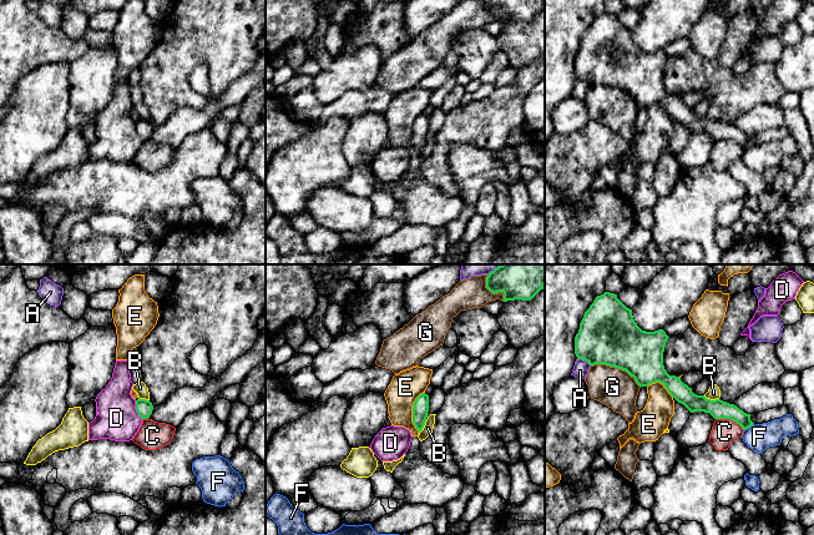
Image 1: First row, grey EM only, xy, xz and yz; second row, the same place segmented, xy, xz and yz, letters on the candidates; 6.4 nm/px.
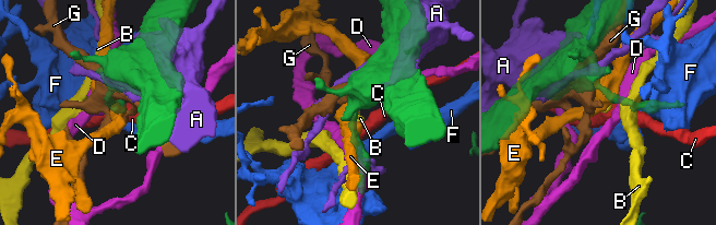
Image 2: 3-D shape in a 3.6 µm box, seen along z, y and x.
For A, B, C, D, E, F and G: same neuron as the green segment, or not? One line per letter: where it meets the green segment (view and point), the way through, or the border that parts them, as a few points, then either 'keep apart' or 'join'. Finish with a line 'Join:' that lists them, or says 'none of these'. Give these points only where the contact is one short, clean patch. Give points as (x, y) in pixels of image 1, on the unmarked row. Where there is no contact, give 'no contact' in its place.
A: yz (584, 80) | keep apart
B: yz (709, 120) | along yz (703, 116), (718, 120) | keep apart
C: yz (731, 140) | along yz (716, 139), (729, 139), (743, 151) | keep apart
D: xy (137, 131) | along xy (135, 121), (135, 129), (142, 140) | keep apart
E: xz (413, 132) | keep apart
F: yz (748, 147) | keep apart
G: yz (617, 87) | keep apart
Join: none of these

